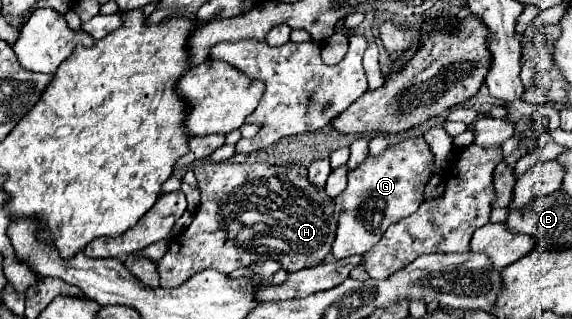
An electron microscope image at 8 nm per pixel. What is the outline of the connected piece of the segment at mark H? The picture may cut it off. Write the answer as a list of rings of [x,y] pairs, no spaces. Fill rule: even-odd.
[[[206,163],[196,165],[194,175],[202,189],[200,207],[190,223],[190,227],[170,243],[166,255],[158,261],[160,287],[180,287],[196,271],[216,269],[220,273],[230,273],[240,267],[264,259],[276,259],[284,271],[300,271],[312,265],[320,265],[332,249],[336,237],[336,217],[334,217],[334,199],[326,195],[324,189],[316,187],[306,177],[306,167],[276,167],[270,163]],[[258,225],[266,225],[268,233],[254,233]]]

